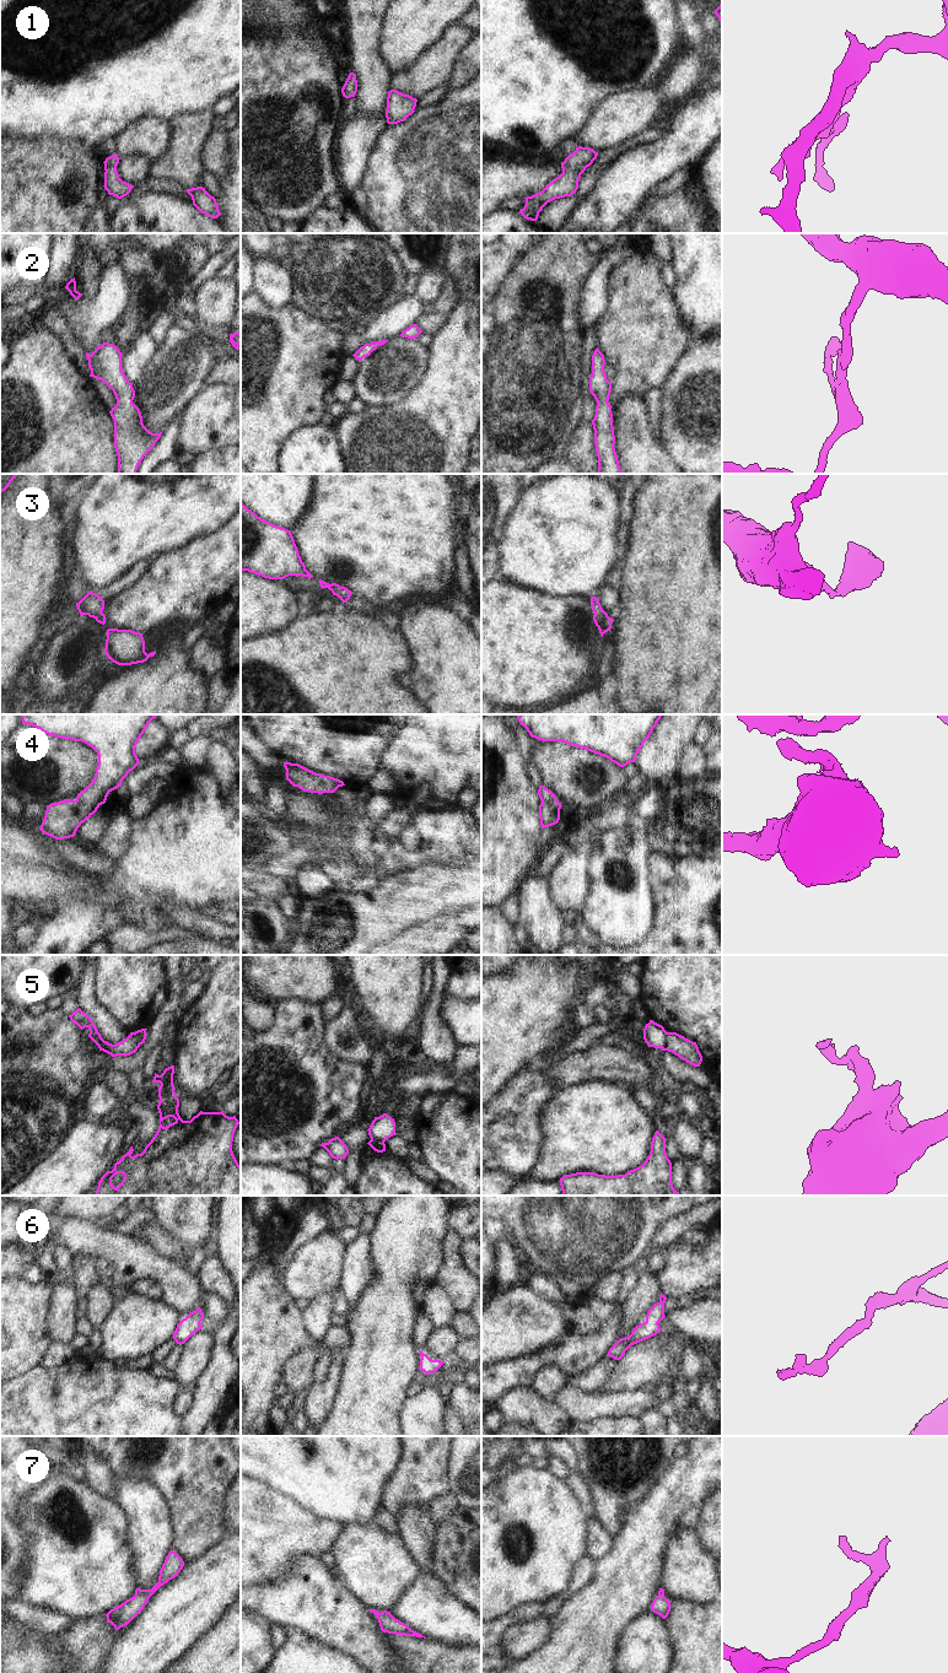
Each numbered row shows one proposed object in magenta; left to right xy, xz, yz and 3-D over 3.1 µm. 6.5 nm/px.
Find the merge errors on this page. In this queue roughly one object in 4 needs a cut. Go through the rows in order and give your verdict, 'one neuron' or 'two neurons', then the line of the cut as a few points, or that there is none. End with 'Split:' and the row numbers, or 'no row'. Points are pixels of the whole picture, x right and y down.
1: one neuron | no cut
2: one neuron | no cut
3: one neuron | no cut
4: one neuron | no cut
5: two neurons | xy (130, 1032), (138, 1035), (140, 1043)
6: one neuron | no cut
7: one neuron | no cut
Split: 5

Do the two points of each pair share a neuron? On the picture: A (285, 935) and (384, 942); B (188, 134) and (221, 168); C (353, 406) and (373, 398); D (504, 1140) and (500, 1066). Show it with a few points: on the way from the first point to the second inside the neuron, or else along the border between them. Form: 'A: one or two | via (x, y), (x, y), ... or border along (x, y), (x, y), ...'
A: two | border along (291, 922), (292, 942)
B: two | border along (211, 131), (202, 150), (204, 170)
C: two | border along (355, 397), (367, 406)
D: two | border along (505, 1085), (494, 1100)

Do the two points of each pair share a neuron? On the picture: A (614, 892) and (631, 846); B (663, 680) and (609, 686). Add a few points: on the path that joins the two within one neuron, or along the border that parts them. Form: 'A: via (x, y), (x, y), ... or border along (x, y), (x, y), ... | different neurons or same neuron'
A: via (619, 881), (619, 863), (623, 857) | same neuron
B: border along (613, 669), (617, 676), (617, 696) | different neurons

